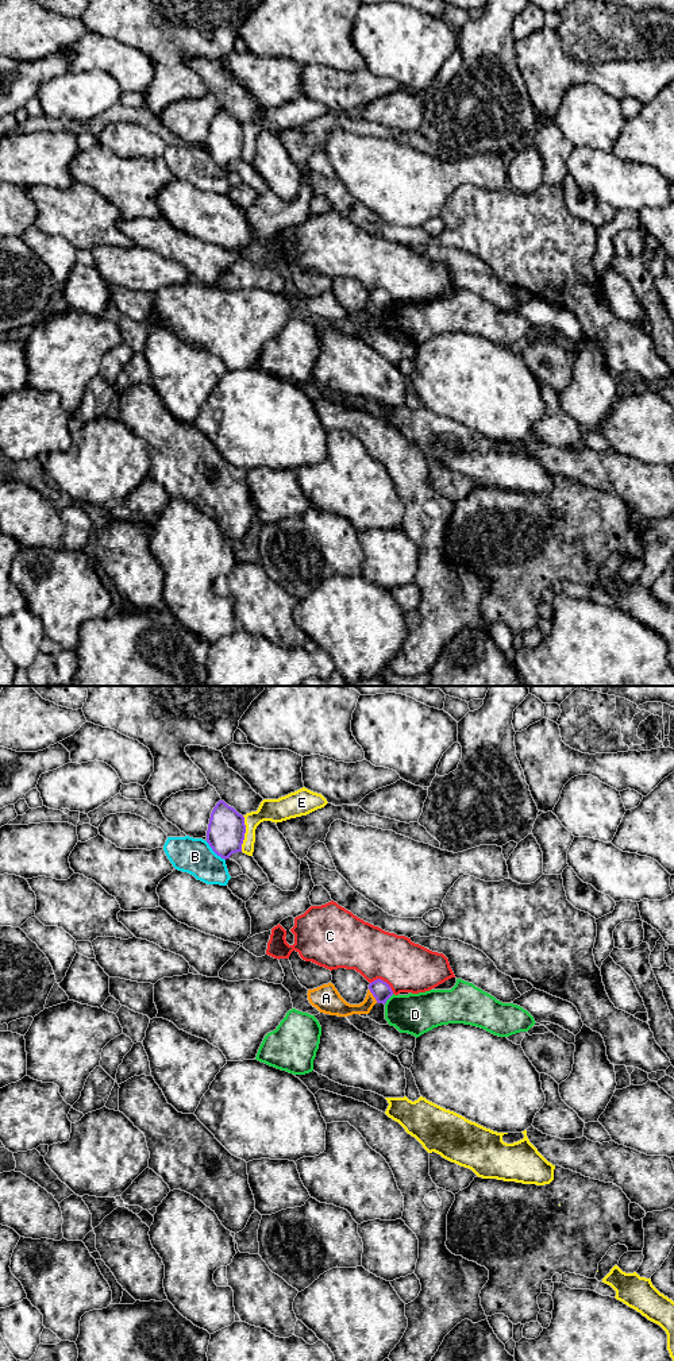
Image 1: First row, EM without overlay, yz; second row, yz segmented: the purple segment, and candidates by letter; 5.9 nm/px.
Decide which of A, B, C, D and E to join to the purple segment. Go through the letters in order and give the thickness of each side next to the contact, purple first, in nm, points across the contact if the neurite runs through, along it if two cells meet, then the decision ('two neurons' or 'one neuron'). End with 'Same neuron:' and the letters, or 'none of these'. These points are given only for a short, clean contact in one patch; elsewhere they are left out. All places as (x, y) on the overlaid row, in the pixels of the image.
A: 110/140 nm | along yz (369, 989), (377, 1002) | two neurons
B: 220/220 nm | along yz (205, 841), (224, 860) | two neurons
C: 110/300 nm | two neurons
D: 110/240 nm | two neurons
E: 220/140 nm | two neurons
Same neuron: none of these

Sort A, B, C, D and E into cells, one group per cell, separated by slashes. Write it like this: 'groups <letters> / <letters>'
groups A / B / C / D / E

